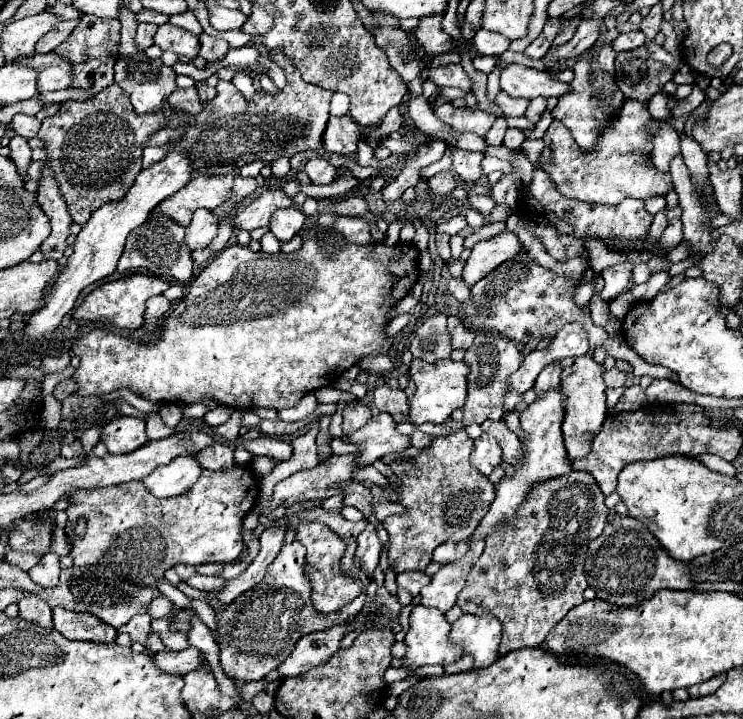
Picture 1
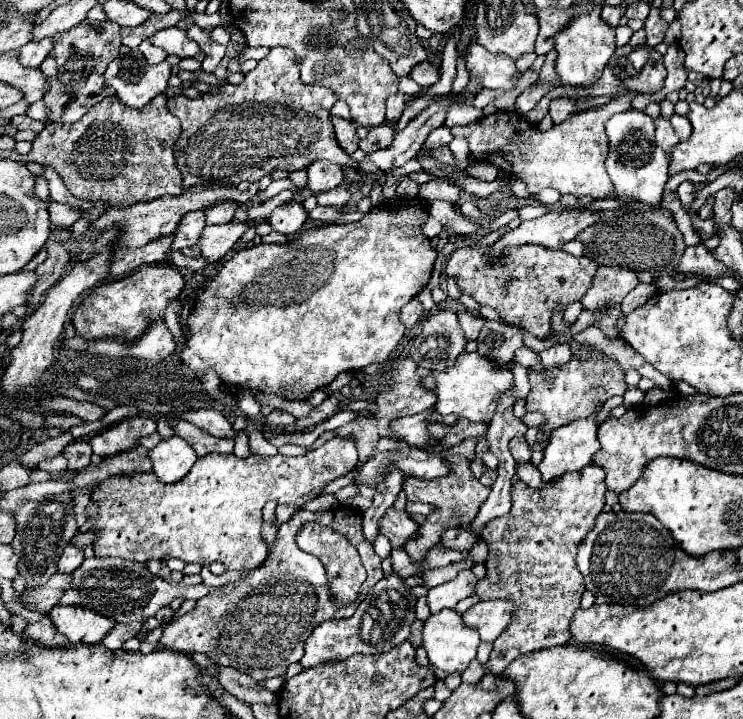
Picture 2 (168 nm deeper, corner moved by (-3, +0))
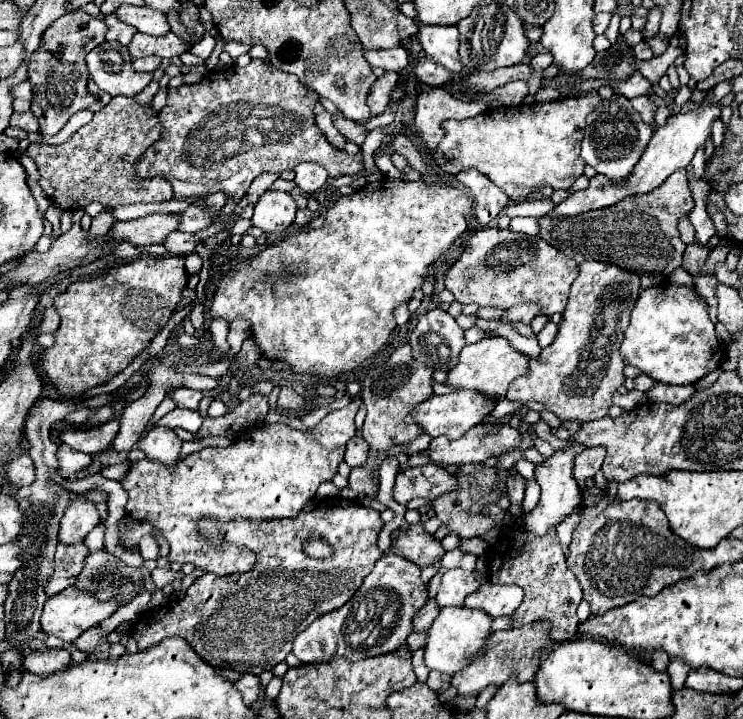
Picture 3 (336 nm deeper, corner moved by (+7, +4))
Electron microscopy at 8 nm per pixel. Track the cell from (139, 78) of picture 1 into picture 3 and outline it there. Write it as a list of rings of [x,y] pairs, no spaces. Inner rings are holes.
[[[104,41],[86,55],[86,65],[94,83],[114,95],[134,97],[150,81],[152,73],[138,73],[132,69],[132,57],[126,57],[128,49],[118,41]]]

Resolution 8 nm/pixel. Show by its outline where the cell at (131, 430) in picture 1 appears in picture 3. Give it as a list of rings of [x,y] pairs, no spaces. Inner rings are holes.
[[[110,419],[108,423],[100,427],[90,427],[90,429],[74,429],[66,427],[60,435],[60,441],[66,443],[74,451],[82,451],[88,455],[94,455],[98,451],[106,451],[116,437],[120,427],[118,419]]]

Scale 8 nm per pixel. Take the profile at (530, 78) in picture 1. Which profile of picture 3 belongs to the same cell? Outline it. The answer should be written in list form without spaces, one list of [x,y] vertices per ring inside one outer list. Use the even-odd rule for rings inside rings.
[[[402,3],[400,11],[414,19],[414,23],[420,27],[420,43],[424,51],[440,65],[444,65],[452,73],[460,73],[464,69],[460,57],[458,57],[458,47],[460,47],[460,31],[456,25],[450,27],[428,27],[416,21],[416,9],[412,3]]]

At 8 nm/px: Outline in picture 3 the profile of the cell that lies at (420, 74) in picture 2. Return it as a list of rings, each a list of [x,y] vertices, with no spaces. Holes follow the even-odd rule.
[[[394,47],[388,51],[364,51],[364,57],[372,67],[382,67],[386,71],[402,73],[408,67],[408,51],[404,47]]]

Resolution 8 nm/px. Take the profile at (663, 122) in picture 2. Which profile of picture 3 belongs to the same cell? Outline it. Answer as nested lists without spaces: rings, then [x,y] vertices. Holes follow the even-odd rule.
[[[640,95],[640,97],[634,97],[632,99],[632,105],[634,109],[642,115],[642,121],[646,125],[650,125],[650,129],[656,129],[656,121],[654,121],[654,113],[656,113],[656,105],[646,97],[646,95]]]

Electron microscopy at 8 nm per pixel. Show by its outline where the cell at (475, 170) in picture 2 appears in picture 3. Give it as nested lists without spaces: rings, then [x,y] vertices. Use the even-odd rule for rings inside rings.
[[[476,169],[458,173],[456,181],[470,189],[474,197],[474,217],[482,227],[490,225],[508,203],[508,195],[502,193],[486,175],[478,173]]]

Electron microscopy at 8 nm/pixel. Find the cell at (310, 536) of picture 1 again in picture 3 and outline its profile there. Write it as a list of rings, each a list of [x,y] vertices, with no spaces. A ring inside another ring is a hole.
[[[314,537],[314,539],[308,539],[304,543],[304,553],[308,553],[310,557],[324,557],[328,559],[332,555],[332,545],[326,543],[322,537]]]

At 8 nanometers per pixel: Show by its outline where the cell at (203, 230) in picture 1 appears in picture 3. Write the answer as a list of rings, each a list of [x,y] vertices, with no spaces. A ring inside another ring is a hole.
[[[154,213],[146,215],[134,221],[116,221],[112,225],[112,235],[116,239],[132,241],[136,245],[152,245],[152,243],[164,243],[168,233],[172,233],[178,227],[180,219],[172,213]]]

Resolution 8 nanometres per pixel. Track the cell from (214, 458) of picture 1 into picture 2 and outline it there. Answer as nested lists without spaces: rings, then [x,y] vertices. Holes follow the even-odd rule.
[[[176,419],[174,429],[176,429],[176,435],[186,439],[194,447],[198,457],[204,457],[208,453],[232,453],[232,449],[234,449],[232,439],[222,439],[220,441],[220,437],[212,437],[206,431],[198,429],[196,425],[190,425],[186,421]]]

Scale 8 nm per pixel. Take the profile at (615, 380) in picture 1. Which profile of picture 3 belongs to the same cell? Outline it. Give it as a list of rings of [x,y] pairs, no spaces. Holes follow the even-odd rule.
[[[586,261],[580,265],[580,275],[572,283],[570,299],[566,305],[566,311],[562,313],[562,323],[558,329],[558,335],[554,343],[546,349],[542,349],[540,357],[530,359],[530,367],[526,375],[514,379],[510,383],[510,389],[506,397],[510,401],[538,401],[544,405],[544,409],[552,411],[560,421],[566,419],[582,419],[582,421],[594,421],[604,415],[608,415],[608,407],[612,405],[612,393],[622,385],[624,379],[624,361],[620,357],[620,343],[628,325],[630,311],[638,299],[640,289],[640,277],[618,269],[610,263],[596,263]]]

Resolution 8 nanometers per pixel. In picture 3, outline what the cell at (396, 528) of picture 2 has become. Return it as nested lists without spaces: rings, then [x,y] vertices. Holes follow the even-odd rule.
[[[414,523],[406,529],[398,529],[398,535],[392,539],[390,553],[404,557],[418,567],[428,567],[438,561],[446,551],[442,549],[440,541],[424,531],[422,523]]]

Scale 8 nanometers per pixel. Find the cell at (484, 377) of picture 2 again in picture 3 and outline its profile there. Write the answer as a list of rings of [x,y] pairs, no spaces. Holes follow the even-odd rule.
[[[490,337],[478,343],[466,345],[458,357],[458,363],[448,371],[446,385],[454,389],[474,389],[490,399],[504,399],[508,385],[528,371],[528,357],[512,349],[512,345],[504,337]]]

